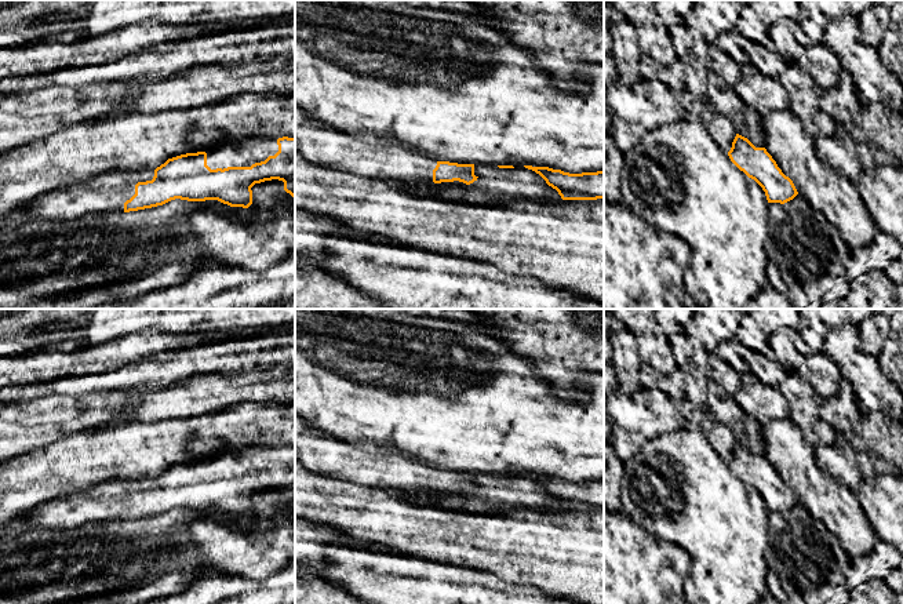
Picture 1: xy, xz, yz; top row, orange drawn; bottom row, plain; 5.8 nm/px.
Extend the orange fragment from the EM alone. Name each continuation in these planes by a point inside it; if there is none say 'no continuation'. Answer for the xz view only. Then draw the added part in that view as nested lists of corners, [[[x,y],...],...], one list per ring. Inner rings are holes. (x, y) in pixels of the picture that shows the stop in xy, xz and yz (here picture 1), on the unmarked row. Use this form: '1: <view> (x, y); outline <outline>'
1: xz (326, 455); outline [[[295,414],[295,458],[299,463],[317,474],[336,477],[360,485],[396,490],[418,495],[432,495],[443,498],[447,491],[434,492],[433,479],[437,469],[425,466],[415,459],[409,459],[397,454],[376,455],[357,448],[332,436],[327,436],[312,427],[299,415]]]

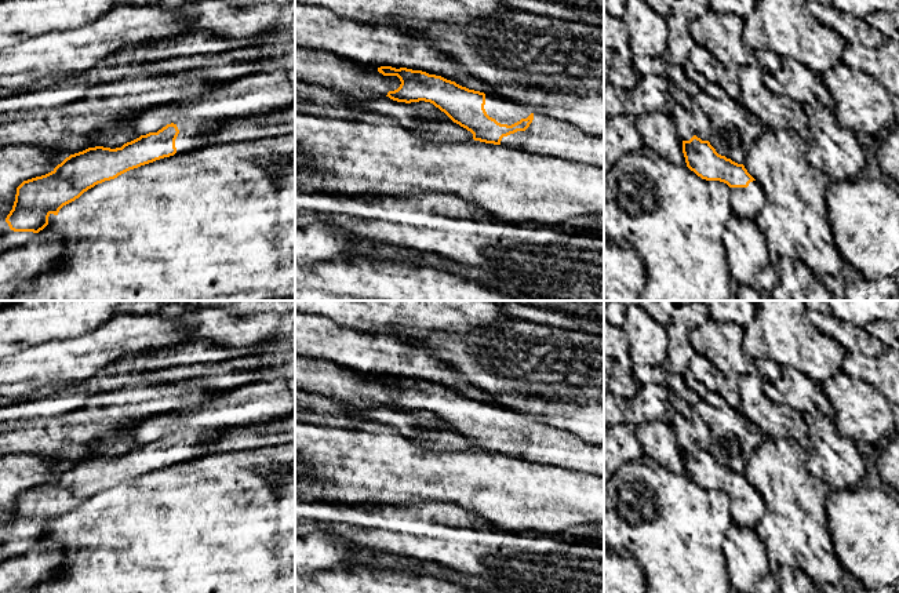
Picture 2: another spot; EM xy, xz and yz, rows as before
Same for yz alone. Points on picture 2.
1: yz (746, 512); outline [[[757,490],[747,496],[731,496],[731,516],[736,527],[754,528],[765,512],[765,501]]]

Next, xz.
1: xz (546, 446); outline [[[534,421],[525,440],[503,445],[501,454],[539,465],[604,476],[604,445],[582,441],[569,432]]]

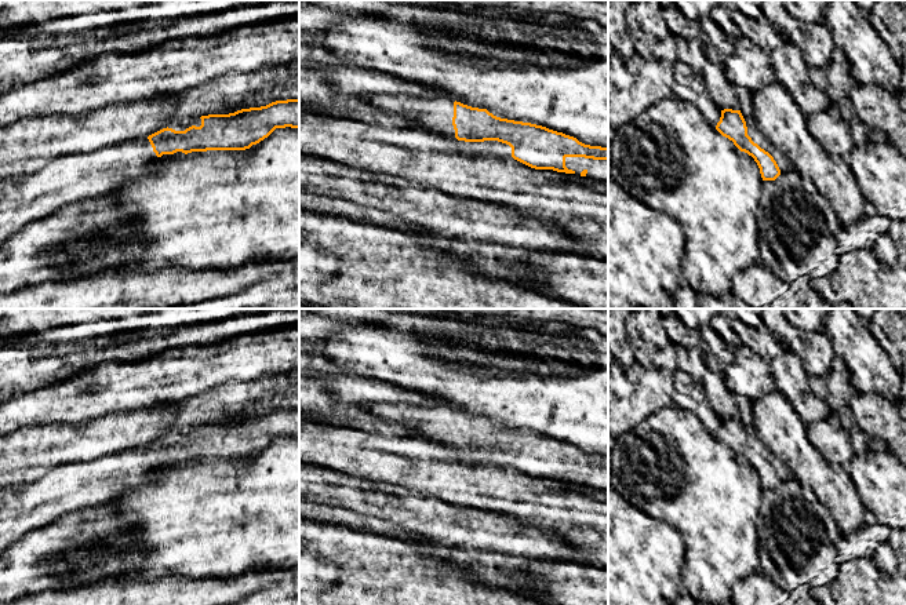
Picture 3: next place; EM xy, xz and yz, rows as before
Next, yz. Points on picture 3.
1: yz (782, 469); outline [[[747,433],[747,444],[752,447],[752,449],[754,452],[757,452],[761,458],[764,458],[765,460],[768,460],[774,469],[776,470],[781,482],[786,482],[792,478],[794,478],[792,470],[789,469],[789,466],[782,462],[781,459],[778,459],[761,441],[760,438],[754,434],[754,433]]]

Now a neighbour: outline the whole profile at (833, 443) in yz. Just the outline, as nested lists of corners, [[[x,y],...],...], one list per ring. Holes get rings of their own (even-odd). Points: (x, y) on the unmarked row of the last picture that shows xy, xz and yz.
[[[830,413],[823,420],[808,424],[807,430],[811,444],[829,463],[840,464],[844,469],[849,466],[855,455],[851,435],[844,430],[834,413]]]

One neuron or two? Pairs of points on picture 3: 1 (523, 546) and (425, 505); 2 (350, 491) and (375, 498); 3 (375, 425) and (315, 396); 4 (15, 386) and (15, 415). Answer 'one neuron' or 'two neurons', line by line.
1: one neuron
2: one neuron
3: one neuron
4: two neurons

